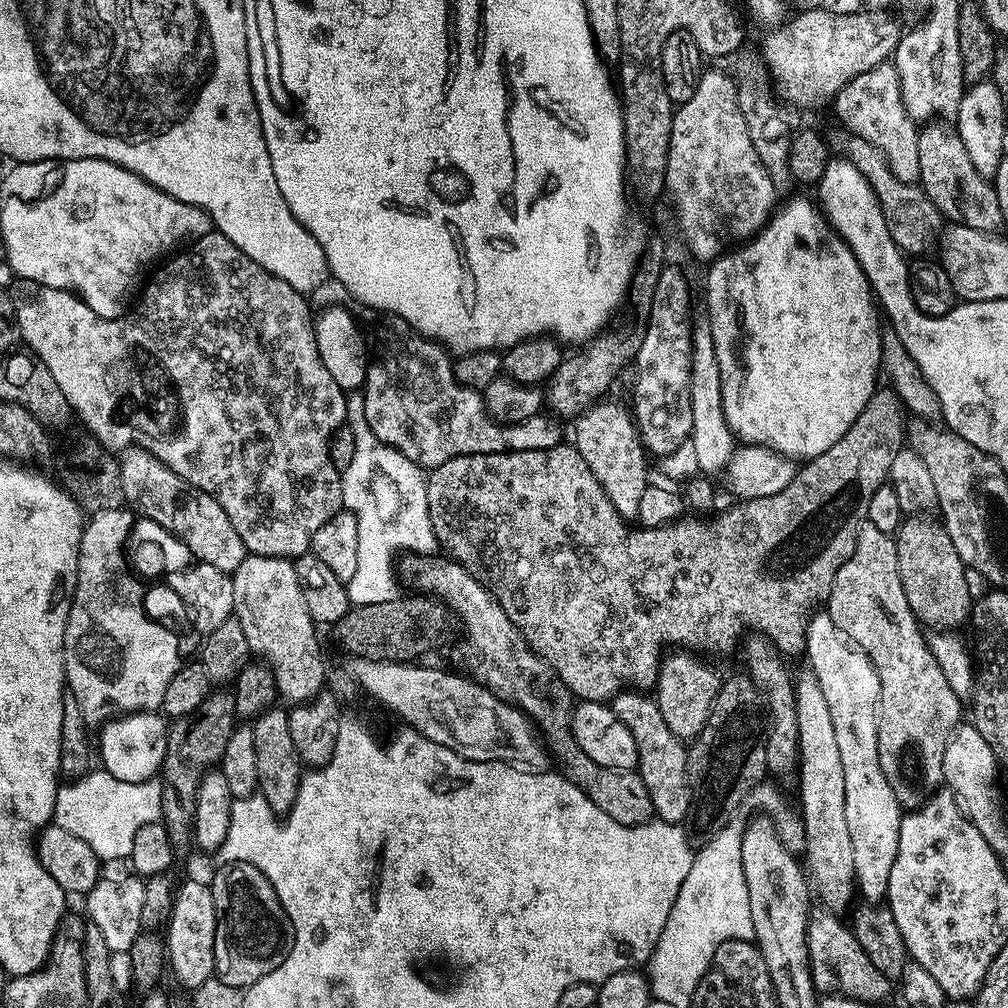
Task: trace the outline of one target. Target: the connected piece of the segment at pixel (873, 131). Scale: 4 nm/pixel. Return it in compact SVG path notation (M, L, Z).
M893 63L879 64L853 77L837 94L832 107L850 131L848 133L859 138L863 143L881 149L896 178L905 182L919 179L918 133L920 130L917 123L905 111L901 98L901 83Z

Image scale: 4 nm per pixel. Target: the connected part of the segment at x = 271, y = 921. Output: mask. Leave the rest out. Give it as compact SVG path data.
M216 876L210 880L216 907L215 975L235 988L247 990L258 978L282 966L296 939L296 928L290 922L270 878L252 876Z

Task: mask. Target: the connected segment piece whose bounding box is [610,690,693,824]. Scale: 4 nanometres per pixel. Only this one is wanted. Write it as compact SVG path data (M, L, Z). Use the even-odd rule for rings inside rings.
M640 690L617 691L616 701L611 701L610 706L630 734L634 734L634 746L638 746L636 768L650 796L653 813L667 824L680 824L687 821L693 795L688 786L688 748L676 737L675 730L668 725L669 717L655 699L643 694Z

